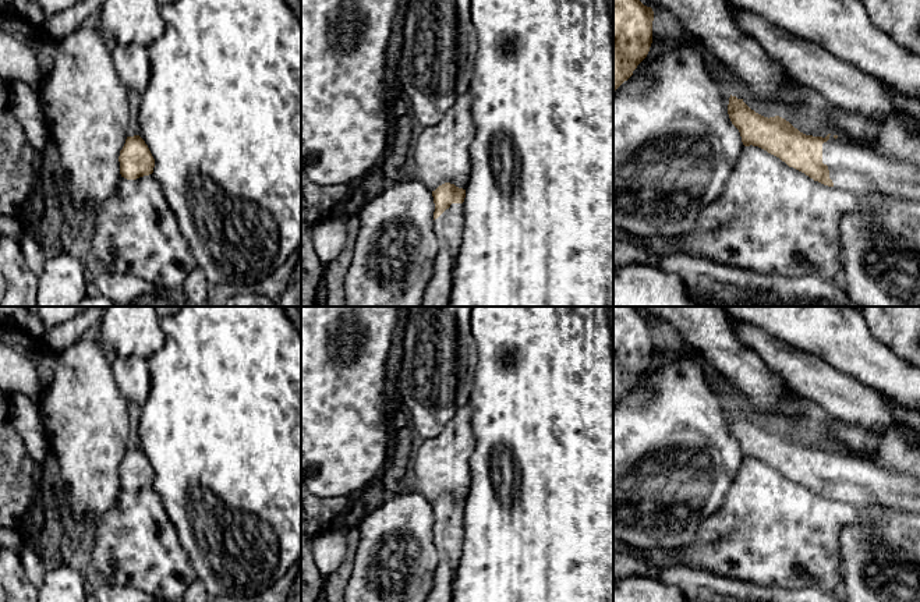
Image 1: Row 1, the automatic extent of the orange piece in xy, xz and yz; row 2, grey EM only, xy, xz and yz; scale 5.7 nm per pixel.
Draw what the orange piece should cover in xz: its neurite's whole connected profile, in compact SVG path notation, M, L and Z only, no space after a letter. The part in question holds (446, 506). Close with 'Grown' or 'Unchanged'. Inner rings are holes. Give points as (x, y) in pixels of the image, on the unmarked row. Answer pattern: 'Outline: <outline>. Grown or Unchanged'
Outline: M445 495L432 503L435 524L434 543L438 566L425 602L452 602L452 585L463 552L463 514L466 502Z. Grown

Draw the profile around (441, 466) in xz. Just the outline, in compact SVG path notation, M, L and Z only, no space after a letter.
M471 404L461 406L435 438L424 439L411 464L410 486L431 503L445 495L466 502L471 488L470 457L475 449Z

